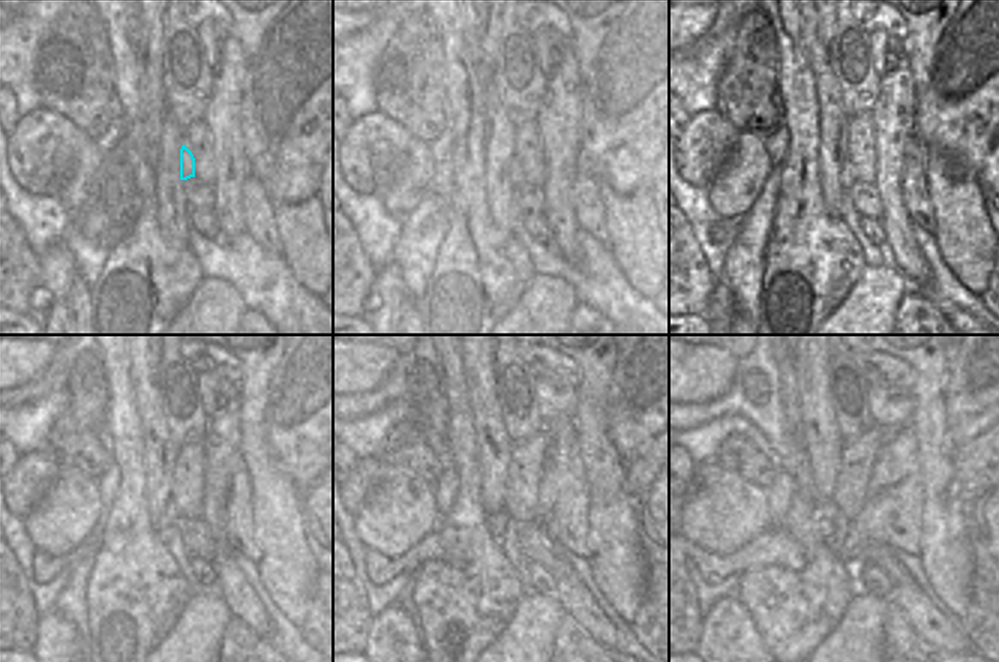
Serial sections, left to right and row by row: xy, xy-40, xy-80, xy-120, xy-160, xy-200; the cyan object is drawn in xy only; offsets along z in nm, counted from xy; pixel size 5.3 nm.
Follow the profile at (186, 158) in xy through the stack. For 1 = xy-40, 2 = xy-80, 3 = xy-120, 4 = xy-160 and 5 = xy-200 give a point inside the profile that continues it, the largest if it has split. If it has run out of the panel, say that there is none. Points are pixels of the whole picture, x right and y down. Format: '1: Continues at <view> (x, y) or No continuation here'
1: Continues at xy-40 (516, 173)
2: Continues at xy-80 (848, 173)
3: Continues at xy-120 (171, 515)
4: Continues at xy-160 (495, 523)
5: Continues at xy-200 (824, 527).

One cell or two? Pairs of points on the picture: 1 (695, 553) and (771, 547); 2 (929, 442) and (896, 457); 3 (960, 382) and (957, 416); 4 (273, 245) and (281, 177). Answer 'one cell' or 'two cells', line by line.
1: one cell
2: two cells
3: one cell
4: two cells

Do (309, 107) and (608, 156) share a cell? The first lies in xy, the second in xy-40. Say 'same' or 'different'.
same

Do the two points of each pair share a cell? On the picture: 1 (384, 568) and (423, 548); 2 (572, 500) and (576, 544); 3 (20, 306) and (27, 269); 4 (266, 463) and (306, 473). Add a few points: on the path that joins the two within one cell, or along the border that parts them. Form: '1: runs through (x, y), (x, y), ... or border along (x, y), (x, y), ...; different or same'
1: runs through (393, 566), (407, 563), (414, 557); same
2: runs through (572, 511), (572, 530), (575, 533); same
3: runs through (20, 297), (20, 278); same
4: border along (266, 433), (266, 442), (275, 463), (300, 493); different

